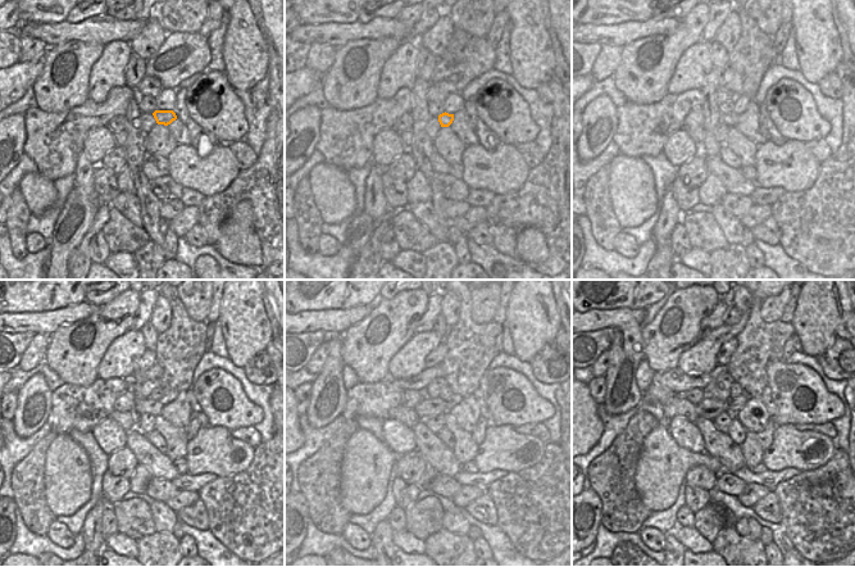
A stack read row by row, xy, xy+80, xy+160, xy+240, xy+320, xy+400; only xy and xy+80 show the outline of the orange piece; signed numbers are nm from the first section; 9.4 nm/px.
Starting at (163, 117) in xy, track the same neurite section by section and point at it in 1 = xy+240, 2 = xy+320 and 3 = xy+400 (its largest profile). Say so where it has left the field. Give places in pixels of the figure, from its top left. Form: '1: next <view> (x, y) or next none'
1: next xy+240 (142, 406)
2: next xy+320 (428, 407)
3: next xy+400 (709, 408)

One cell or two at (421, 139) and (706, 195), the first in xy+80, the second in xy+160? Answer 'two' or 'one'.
two

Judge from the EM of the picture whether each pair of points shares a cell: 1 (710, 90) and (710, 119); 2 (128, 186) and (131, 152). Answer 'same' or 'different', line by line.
1: same
2: different

